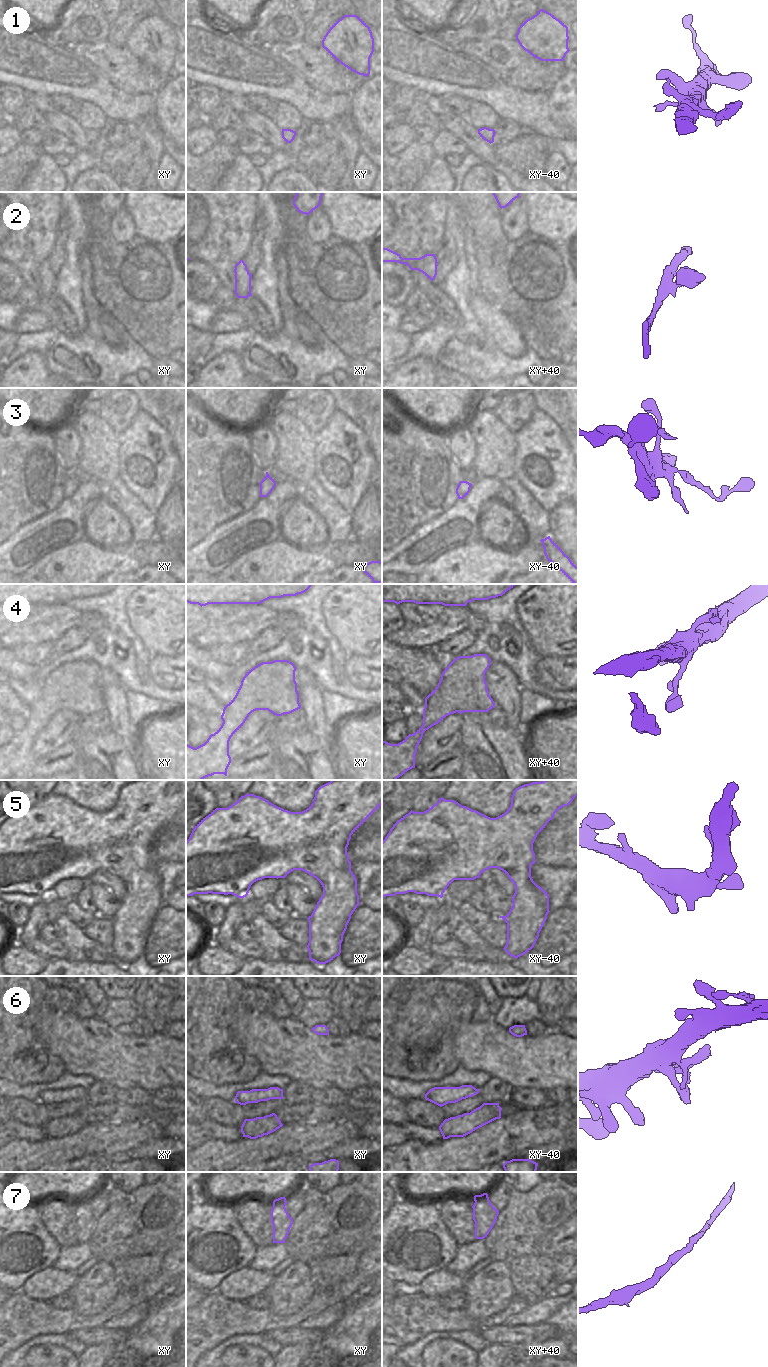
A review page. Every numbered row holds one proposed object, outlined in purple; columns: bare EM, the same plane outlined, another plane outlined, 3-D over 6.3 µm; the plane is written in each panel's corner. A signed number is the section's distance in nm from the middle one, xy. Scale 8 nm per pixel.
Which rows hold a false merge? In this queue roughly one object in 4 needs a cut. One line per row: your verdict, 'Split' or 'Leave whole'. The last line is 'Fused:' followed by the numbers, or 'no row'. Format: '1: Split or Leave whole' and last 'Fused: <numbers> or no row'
1: Leave whole
2: Leave whole
3: Leave whole
4: Leave whole
5: Leave whole
6: Leave whole
7: Leave whole
Fused: no row.

